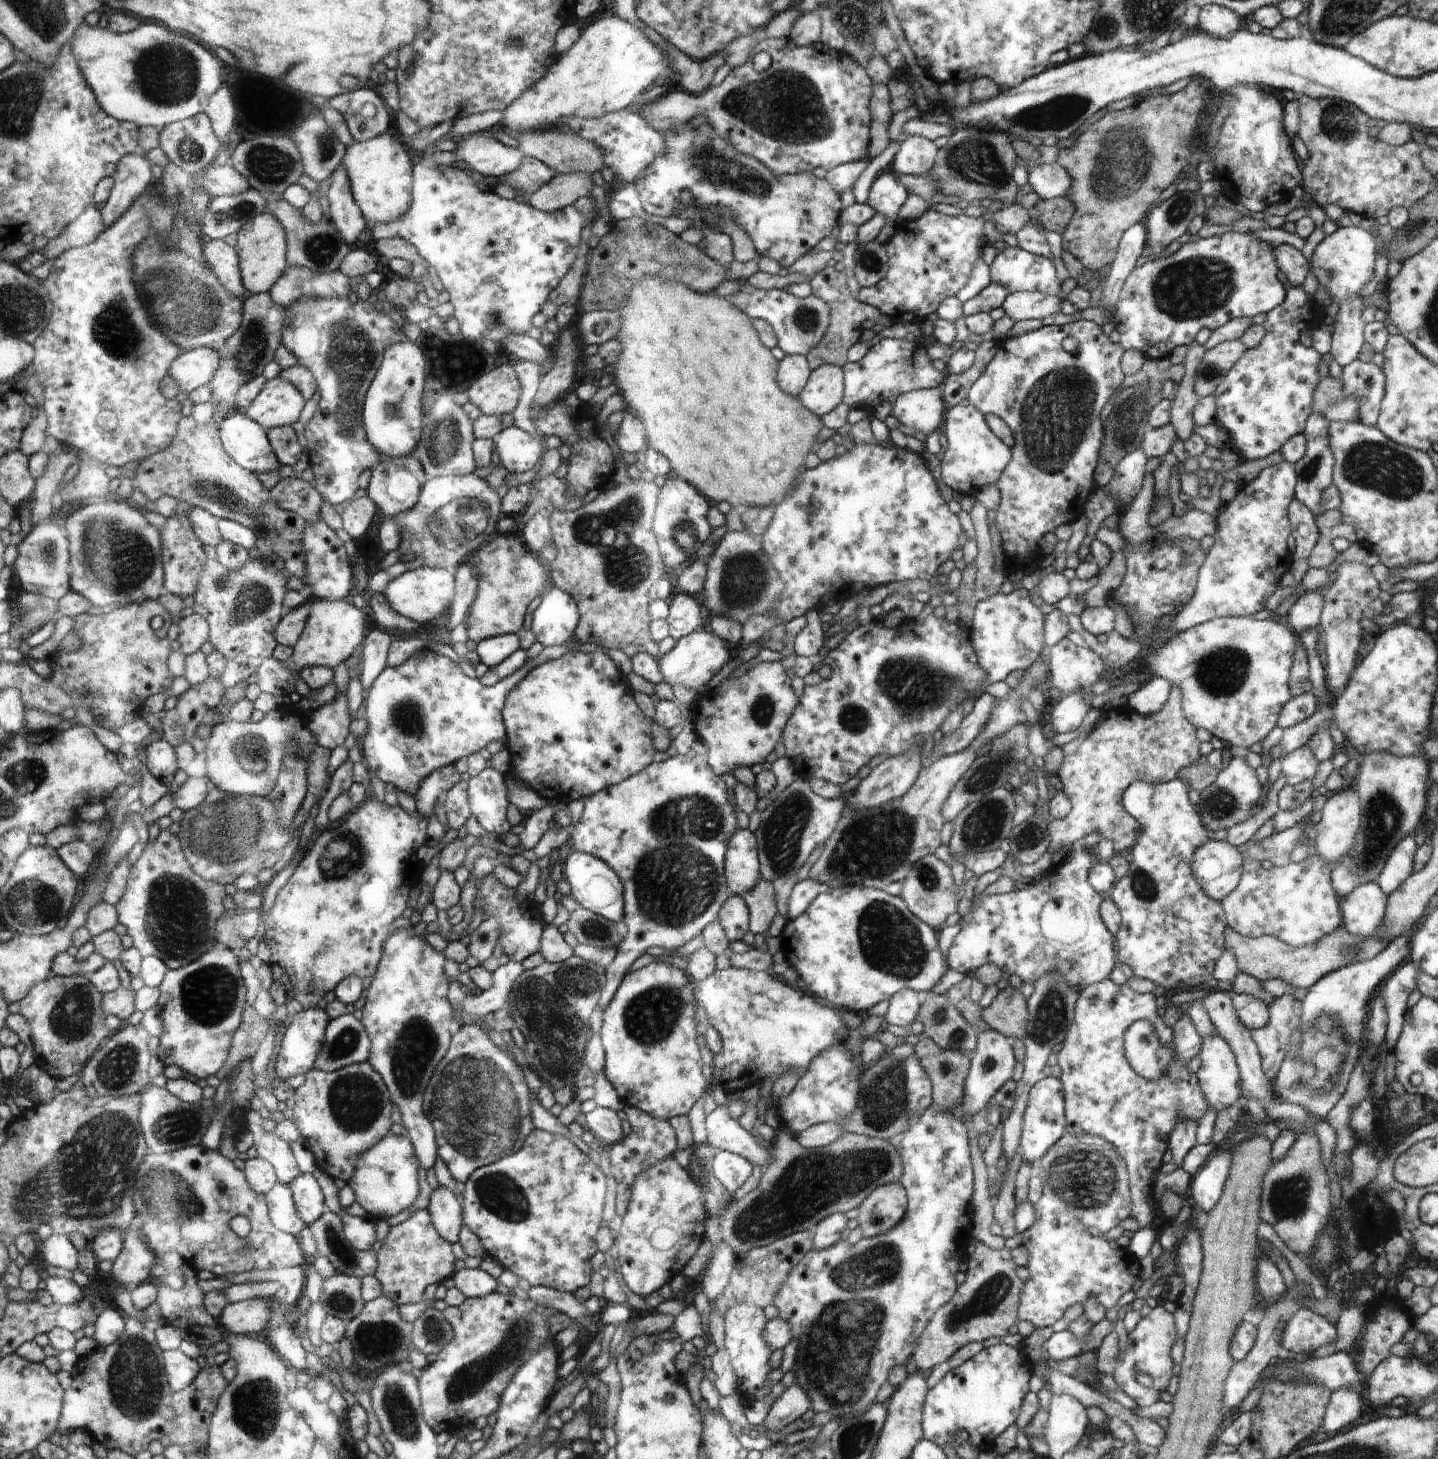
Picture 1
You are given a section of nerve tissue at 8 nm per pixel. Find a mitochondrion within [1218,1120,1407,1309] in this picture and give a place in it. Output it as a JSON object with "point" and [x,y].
{"point":[1291,1197]}

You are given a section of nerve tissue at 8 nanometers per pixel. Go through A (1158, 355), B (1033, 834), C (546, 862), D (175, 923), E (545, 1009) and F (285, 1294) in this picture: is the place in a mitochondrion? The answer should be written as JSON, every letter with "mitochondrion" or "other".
{"A":"other","B":"mitochondrion","C":"other","D":"mitochondrion","E":"mitochondrion","F":"other"}

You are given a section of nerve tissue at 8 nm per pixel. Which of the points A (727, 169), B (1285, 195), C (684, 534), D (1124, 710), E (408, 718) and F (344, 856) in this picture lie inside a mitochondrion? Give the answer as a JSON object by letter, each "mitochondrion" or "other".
{"A":"mitochondrion","B":"other","C":"mitochondrion","D":"other","E":"mitochondrion","F":"mitochondrion"}

